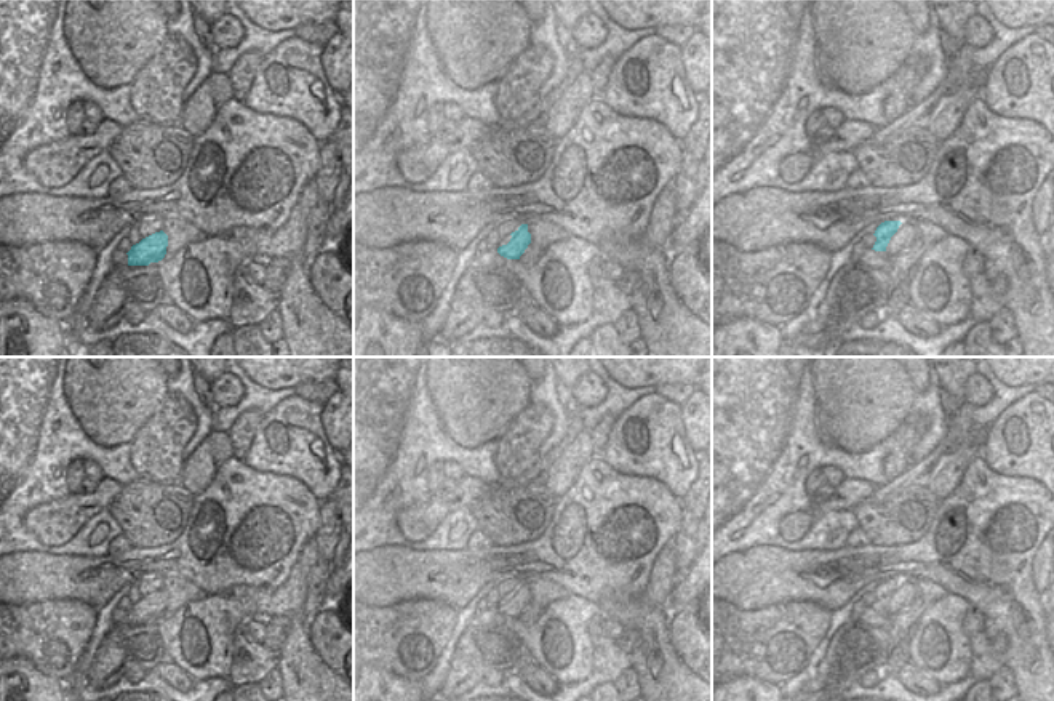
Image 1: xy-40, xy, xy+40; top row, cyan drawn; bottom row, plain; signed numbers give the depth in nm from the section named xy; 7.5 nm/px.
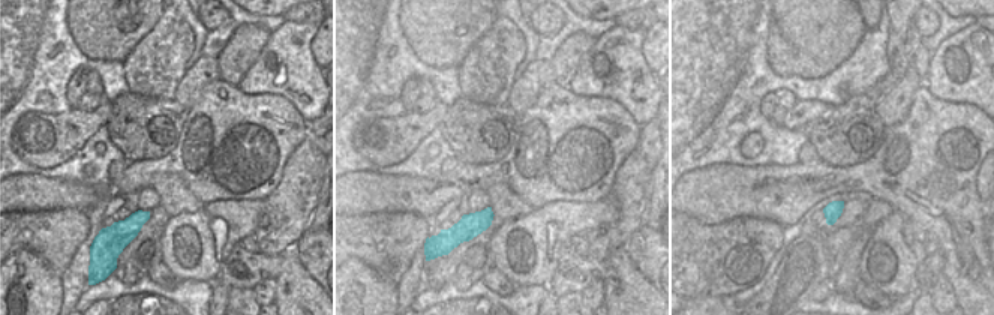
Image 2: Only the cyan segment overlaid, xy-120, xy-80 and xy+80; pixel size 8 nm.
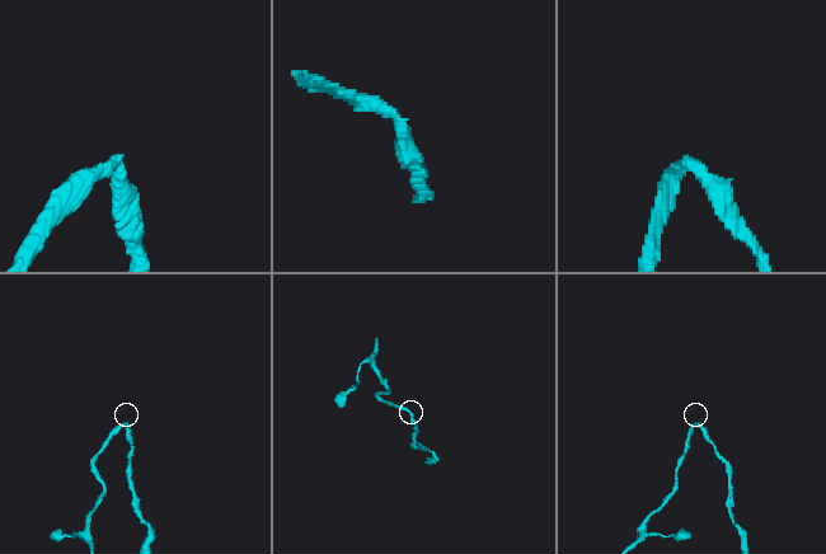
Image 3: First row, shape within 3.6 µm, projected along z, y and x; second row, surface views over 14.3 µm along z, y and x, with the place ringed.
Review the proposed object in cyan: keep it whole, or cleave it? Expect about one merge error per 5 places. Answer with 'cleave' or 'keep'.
cleave

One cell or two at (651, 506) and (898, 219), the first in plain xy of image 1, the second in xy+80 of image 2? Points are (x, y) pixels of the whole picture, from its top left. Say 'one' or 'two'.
two

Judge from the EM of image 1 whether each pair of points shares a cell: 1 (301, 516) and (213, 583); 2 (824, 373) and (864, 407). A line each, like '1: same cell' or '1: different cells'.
1: same cell
2: same cell

